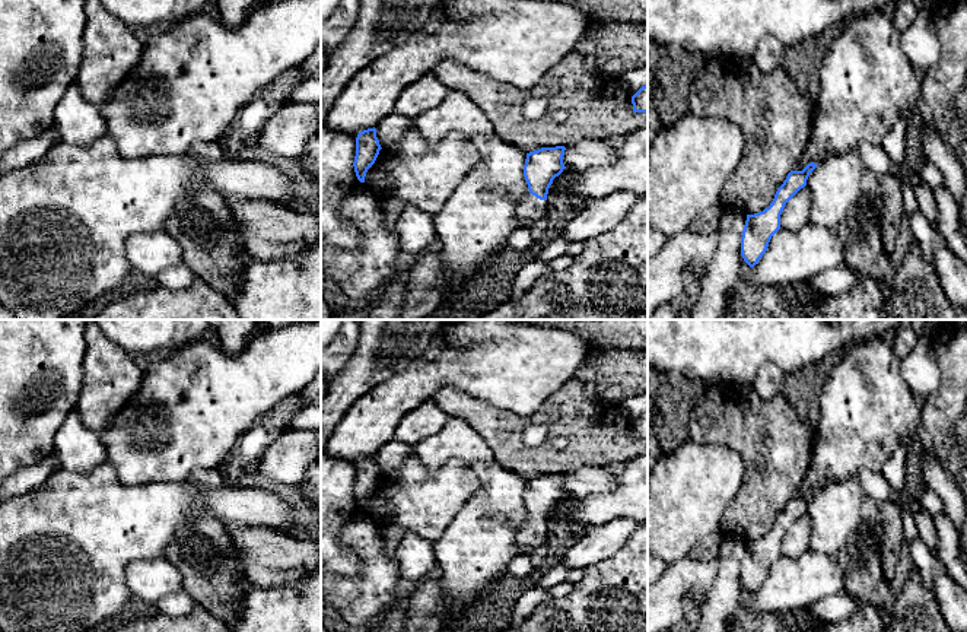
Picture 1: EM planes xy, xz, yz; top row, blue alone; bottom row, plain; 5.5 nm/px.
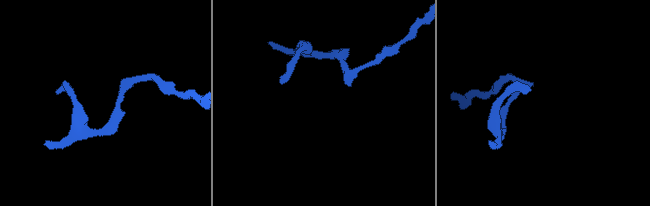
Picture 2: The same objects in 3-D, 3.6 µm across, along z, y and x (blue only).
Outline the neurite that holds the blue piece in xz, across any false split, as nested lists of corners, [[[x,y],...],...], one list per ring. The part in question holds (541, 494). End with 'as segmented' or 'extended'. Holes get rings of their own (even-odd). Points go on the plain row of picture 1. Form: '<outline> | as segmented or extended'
[[[556,473],[527,480],[524,504],[529,523],[516,536],[518,555],[531,555],[548,542],[547,521],[553,506],[566,495],[563,490],[564,477],[564,473]]] | extended

